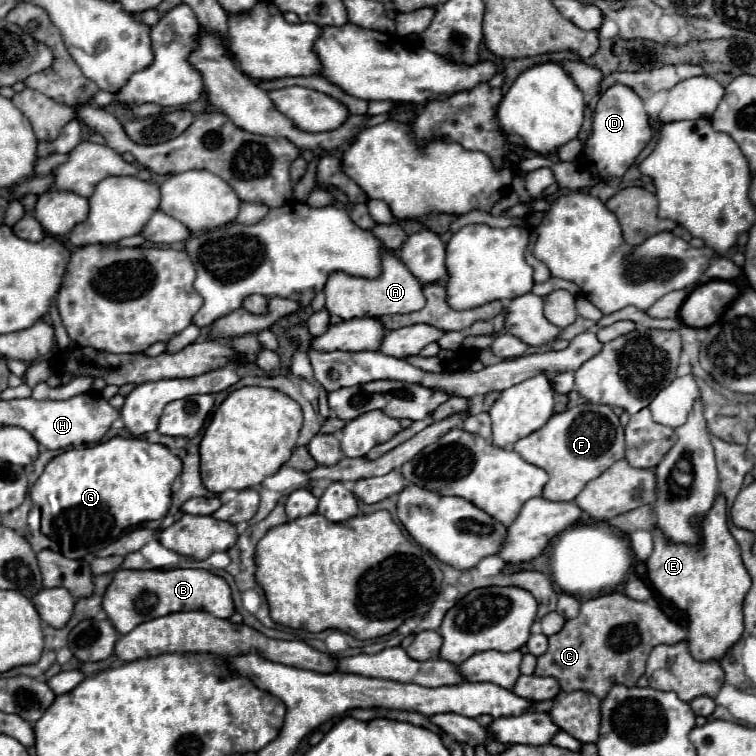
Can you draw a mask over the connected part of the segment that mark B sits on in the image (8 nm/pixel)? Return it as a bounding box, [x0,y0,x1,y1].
[103,569,233,635]

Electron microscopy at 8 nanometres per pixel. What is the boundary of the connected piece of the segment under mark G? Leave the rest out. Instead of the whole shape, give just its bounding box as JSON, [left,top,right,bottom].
[31,437,181,559]

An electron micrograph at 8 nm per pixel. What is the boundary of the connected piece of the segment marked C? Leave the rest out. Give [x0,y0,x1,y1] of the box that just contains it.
[535,591,687,699]

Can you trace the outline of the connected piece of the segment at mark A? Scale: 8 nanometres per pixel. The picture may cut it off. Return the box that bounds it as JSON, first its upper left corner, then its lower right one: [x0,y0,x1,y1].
[325,253,425,319]

